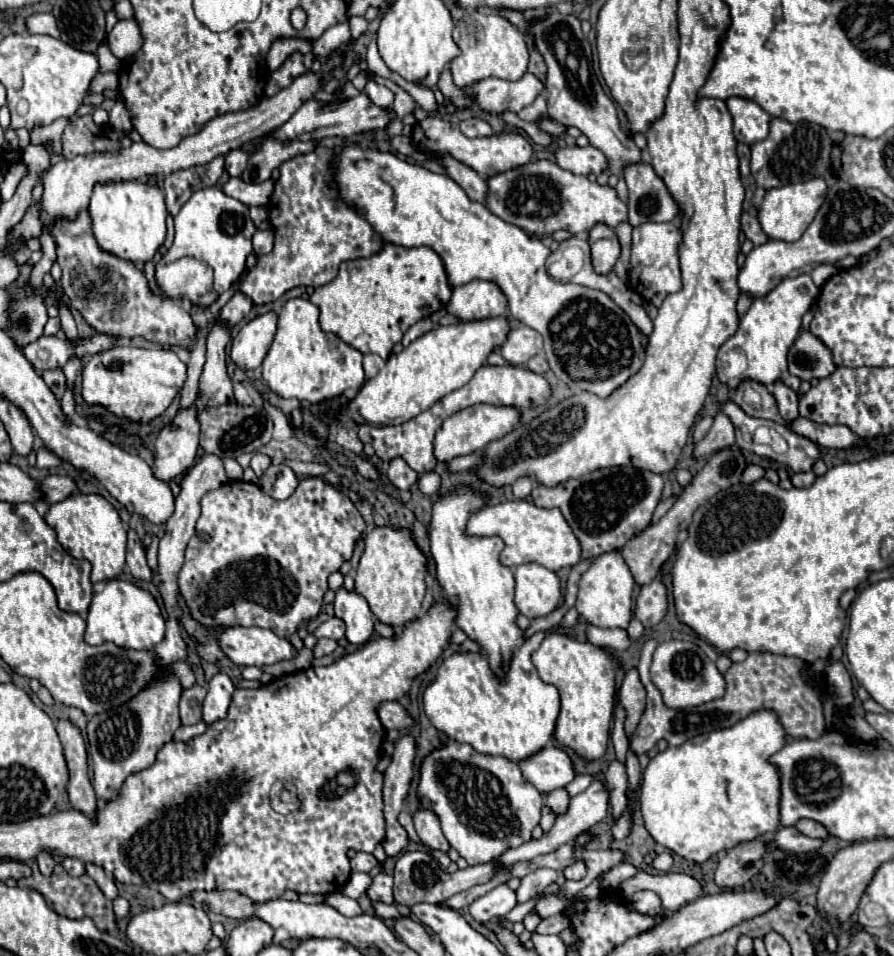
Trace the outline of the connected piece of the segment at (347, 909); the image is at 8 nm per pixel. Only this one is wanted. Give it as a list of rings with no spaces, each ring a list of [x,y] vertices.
[[[340,892],[328,894],[328,904],[334,906],[344,916],[358,916],[358,914],[362,914],[358,902],[352,900],[352,898],[348,898],[348,896],[344,896],[344,894],[340,894]]]

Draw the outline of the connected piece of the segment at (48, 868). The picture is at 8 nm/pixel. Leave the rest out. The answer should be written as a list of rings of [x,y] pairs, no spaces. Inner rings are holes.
[[[40,852],[38,854],[38,866],[40,866],[40,872],[44,874],[44,876],[50,876],[52,874],[52,870],[54,870],[54,858],[48,854],[48,852]]]

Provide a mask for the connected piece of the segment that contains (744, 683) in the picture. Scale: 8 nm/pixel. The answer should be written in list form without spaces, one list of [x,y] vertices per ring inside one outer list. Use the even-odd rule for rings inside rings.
[[[646,640],[642,646],[642,656],[640,656],[640,680],[646,686],[648,692],[648,702],[646,702],[646,710],[640,718],[638,728],[634,730],[634,734],[628,738],[628,748],[640,756],[646,754],[658,740],[666,740],[670,746],[680,746],[686,740],[704,734],[704,732],[712,732],[712,730],[720,730],[720,728],[730,728],[734,726],[738,720],[742,720],[744,716],[748,716],[752,710],[756,708],[772,708],[780,714],[780,722],[786,728],[786,734],[792,738],[820,738],[824,734],[824,714],[822,714],[822,702],[820,702],[820,694],[818,694],[818,686],[806,684],[802,680],[802,668],[808,668],[808,664],[800,658],[788,658],[788,656],[776,656],[776,654],[760,654],[760,652],[752,652],[748,654],[748,658],[744,662],[732,664],[728,668],[728,672],[724,674],[726,680],[726,694],[722,698],[716,698],[708,704],[702,704],[698,708],[688,708],[688,710],[672,710],[668,706],[664,706],[660,692],[656,690],[656,686],[650,682],[650,664],[652,664],[652,654],[656,650],[658,642],[656,640]],[[768,686],[772,688],[772,696],[774,700],[768,700]]]

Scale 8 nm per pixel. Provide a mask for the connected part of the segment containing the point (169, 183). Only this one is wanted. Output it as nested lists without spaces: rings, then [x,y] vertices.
[[[218,156],[212,162],[204,164],[204,166],[192,166],[186,170],[178,170],[172,172],[168,176],[164,176],[162,180],[162,190],[166,196],[166,206],[168,212],[174,216],[178,214],[178,210],[182,208],[182,204],[200,188],[208,188],[208,186],[216,186],[218,178],[224,172],[224,158]]]

